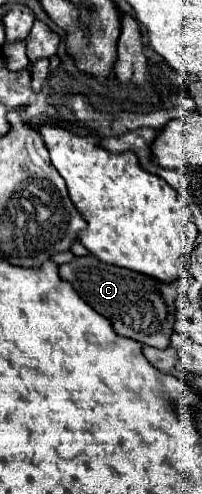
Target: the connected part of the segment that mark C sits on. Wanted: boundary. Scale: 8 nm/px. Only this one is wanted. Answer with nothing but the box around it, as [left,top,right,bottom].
[60,255,180,349]

